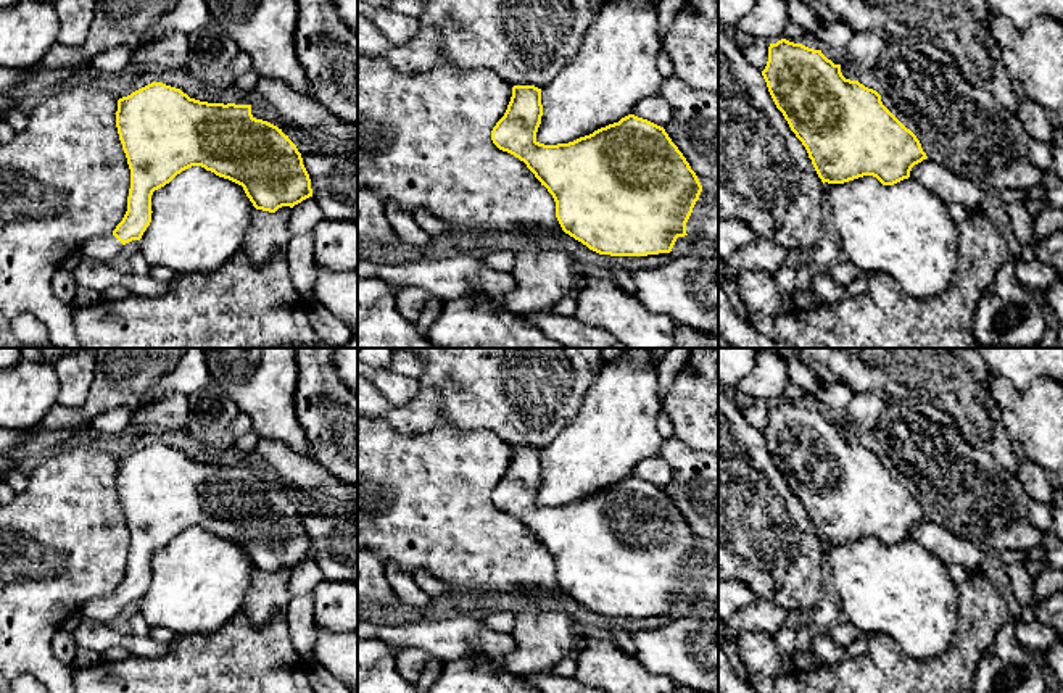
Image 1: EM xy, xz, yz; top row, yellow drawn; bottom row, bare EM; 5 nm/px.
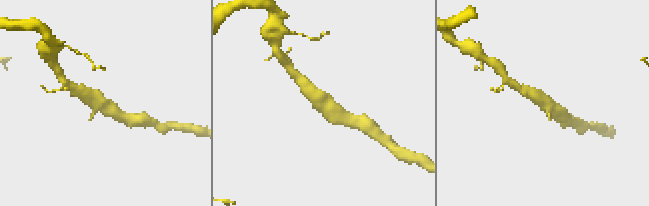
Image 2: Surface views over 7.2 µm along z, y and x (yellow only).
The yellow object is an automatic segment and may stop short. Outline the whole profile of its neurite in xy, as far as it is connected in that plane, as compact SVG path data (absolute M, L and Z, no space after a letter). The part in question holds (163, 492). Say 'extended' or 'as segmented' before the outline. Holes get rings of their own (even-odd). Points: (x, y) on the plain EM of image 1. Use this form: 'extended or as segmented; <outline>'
extended; M151 443L118 461L116 488L130 530L127 572L113 593L90 600L81 608L79 616L93 622L108 624L121 614L126 604L140 601L151 583L153 553L192 527L201 527L242 546L256 571L275 574L282 567L293 569L312 558L311 540L296 506L277 487L256 480L251 475L251 466L200 463L190 459L180 450Z

